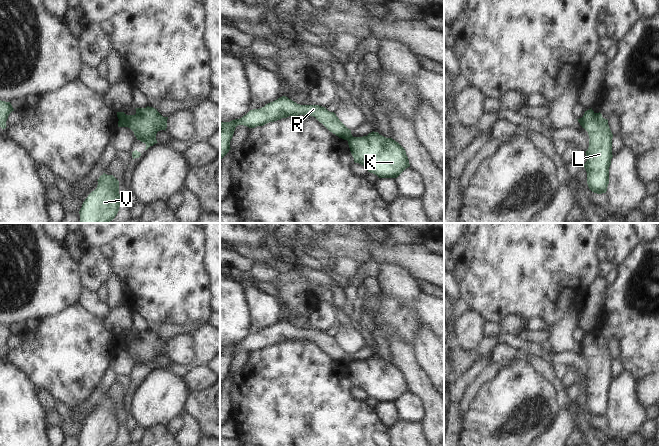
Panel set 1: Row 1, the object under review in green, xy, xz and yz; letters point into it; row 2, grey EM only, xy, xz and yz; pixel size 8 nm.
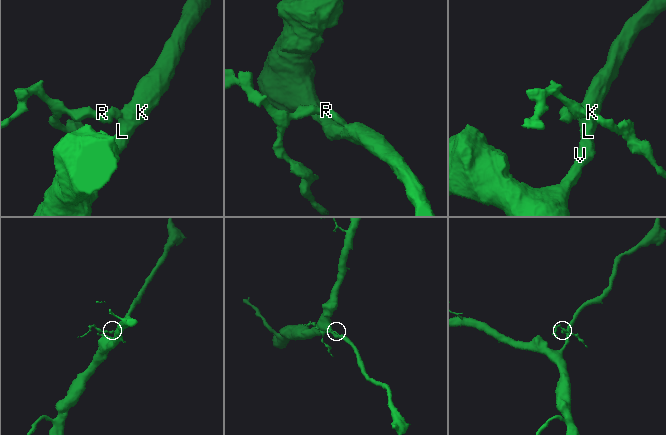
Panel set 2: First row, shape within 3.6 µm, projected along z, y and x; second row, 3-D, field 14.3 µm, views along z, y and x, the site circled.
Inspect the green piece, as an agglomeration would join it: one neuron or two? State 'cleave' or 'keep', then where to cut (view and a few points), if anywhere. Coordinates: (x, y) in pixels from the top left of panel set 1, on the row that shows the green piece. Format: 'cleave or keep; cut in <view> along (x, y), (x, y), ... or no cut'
cleave; cut in xy along (126, 115), (127, 126)

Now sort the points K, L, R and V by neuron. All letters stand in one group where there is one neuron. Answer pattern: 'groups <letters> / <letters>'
groups K L V / R

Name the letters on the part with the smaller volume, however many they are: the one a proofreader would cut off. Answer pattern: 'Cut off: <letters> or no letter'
Cut off: R

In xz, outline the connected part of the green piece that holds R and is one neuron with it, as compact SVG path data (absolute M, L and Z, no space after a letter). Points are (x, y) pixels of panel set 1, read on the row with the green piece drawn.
M282 96L260 109L250 110L240 119L235 119L230 122L220 121L220 160L231 149L230 141L238 125L255 128L282 118L299 115L315 117L330 132L339 138L347 141L353 138L351 130L339 120L334 112L330 112L325 107L319 105L300 105L286 96Z

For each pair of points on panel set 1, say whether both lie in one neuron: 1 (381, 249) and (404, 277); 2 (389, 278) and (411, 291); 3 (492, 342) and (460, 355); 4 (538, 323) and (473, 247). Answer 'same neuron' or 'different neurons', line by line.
1: different neurons
2: same neuron
3: same neuron
4: different neurons

